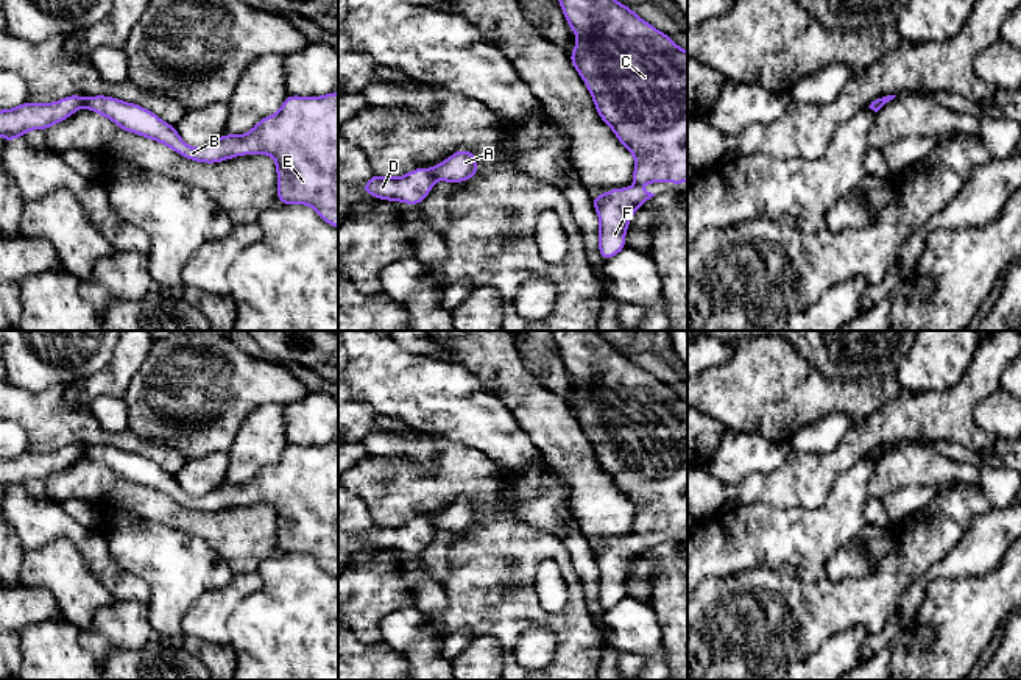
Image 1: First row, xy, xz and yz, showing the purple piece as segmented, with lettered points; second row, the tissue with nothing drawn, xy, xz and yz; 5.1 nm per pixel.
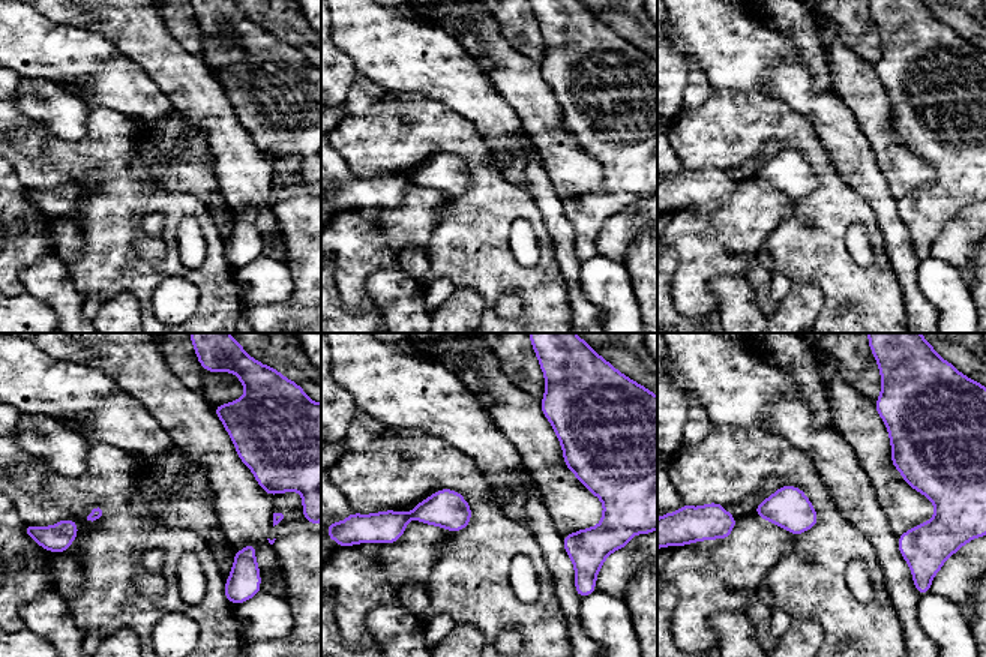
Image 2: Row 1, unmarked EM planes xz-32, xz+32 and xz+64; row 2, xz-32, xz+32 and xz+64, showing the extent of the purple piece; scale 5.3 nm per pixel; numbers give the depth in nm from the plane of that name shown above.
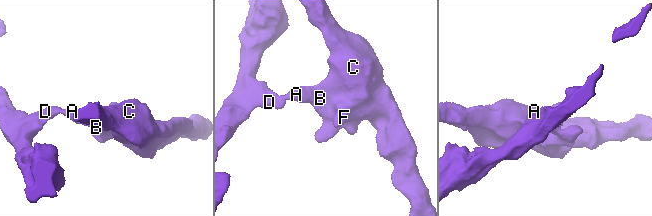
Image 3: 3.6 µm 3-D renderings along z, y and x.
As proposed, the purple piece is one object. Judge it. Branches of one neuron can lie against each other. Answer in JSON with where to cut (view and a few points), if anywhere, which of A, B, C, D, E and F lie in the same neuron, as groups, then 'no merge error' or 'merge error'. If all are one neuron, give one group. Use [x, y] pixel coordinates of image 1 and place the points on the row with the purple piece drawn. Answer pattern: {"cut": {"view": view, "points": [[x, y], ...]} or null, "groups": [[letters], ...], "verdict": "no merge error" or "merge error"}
{"cut": {"view": "xy", "points": [[86, 99], [81, 106]]}, "groups": [["A", "B", "C", "E", "F"], ["D"]], "verdict": "merge error"}

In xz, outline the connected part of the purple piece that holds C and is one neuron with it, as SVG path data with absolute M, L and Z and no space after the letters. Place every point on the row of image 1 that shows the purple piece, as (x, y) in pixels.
M558 0L571 31L578 36L571 62L583 78L600 119L636 158L630 187L592 197L600 220L599 253L608 260L625 245L636 209L655 197L633 190L645 182L687 182L687 51L617 0Z

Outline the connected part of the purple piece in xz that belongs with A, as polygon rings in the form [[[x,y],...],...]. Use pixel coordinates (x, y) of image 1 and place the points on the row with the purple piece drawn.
[[[460,150],[444,159],[441,164],[433,165],[432,173],[436,179],[460,184],[479,173],[475,154],[469,150]]]

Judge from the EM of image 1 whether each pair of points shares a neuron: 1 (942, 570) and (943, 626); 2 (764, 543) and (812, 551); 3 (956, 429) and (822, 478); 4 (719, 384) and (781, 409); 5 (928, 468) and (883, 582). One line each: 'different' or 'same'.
1: different
2: same
3: same
4: same
5: different

